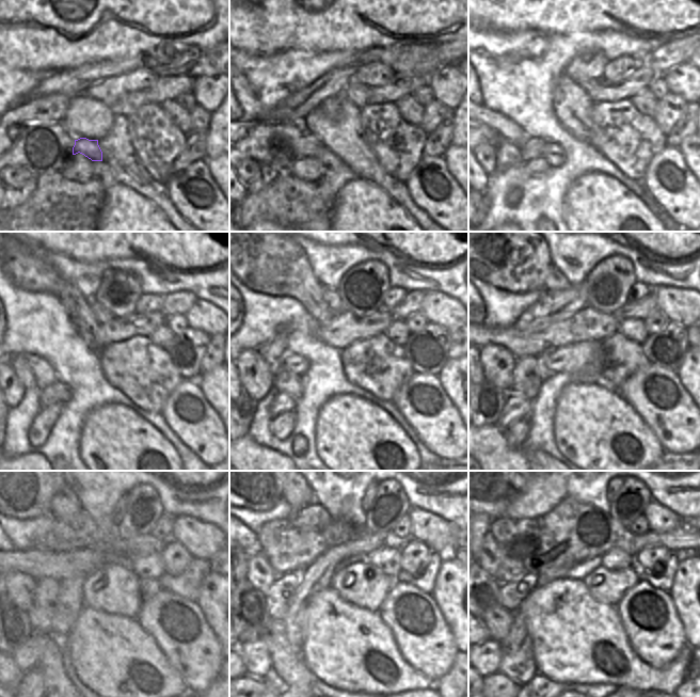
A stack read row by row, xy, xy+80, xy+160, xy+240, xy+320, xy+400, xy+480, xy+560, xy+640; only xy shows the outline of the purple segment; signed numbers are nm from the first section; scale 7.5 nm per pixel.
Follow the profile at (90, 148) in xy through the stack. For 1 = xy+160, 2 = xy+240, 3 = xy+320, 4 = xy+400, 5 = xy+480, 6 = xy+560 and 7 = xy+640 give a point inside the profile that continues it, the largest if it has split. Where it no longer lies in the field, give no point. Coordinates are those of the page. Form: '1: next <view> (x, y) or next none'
1: next xy+160 (531, 148)
2: next xy+240 (49, 395)
3: next xy+320 (283, 402)
4: next xy+400 (515, 407)
5: next xy+480 (26, 658)
6: next xy+560 (254, 654)
7: next xy+640 (490, 652)

